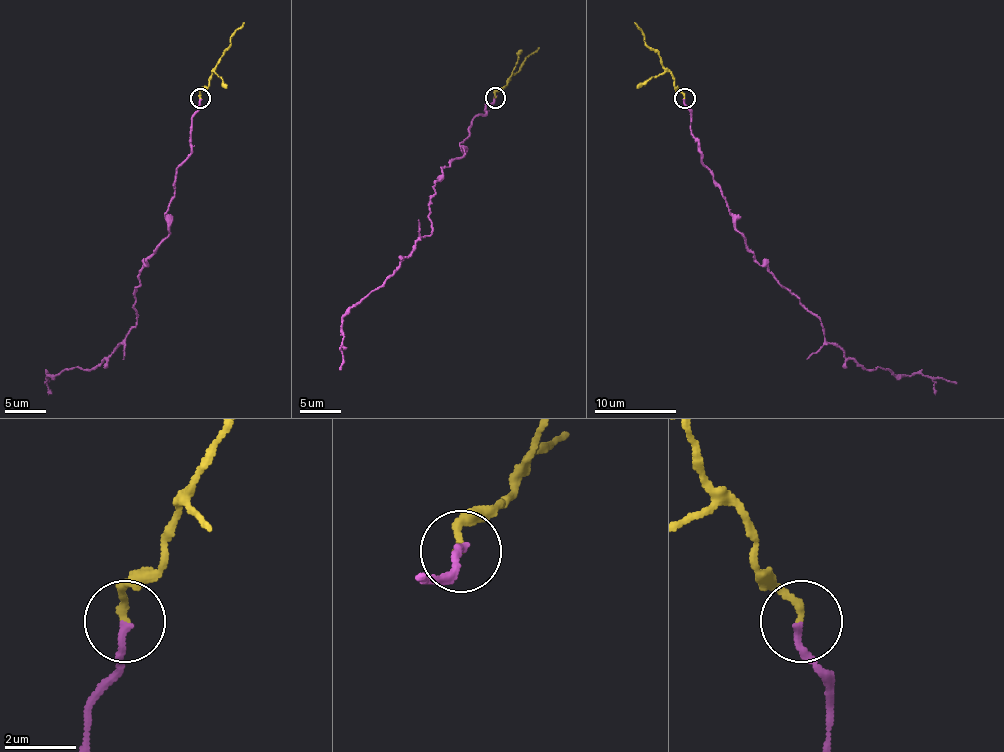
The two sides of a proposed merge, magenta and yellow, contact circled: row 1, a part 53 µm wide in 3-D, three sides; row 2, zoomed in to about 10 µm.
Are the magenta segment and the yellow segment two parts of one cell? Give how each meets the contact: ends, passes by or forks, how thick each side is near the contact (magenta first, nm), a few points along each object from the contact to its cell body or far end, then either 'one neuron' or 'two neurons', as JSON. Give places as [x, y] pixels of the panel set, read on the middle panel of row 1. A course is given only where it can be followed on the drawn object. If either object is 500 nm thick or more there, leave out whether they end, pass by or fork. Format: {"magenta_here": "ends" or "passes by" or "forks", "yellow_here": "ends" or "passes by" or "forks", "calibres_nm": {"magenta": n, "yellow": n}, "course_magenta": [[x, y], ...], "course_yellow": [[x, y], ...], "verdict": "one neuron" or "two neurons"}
{"magenta_here": "ends", "yellow_here": "ends", "calibres_nm": {"magenta": 200, "yellow": 190}, "course_magenta": [[496, 97], [471, 123], [461, 144], [463, 154], [434, 185], [428, 215], [432, 231], [347, 313], [339, 370]], "course_yellow": [[496, 97], [496, 93], [538, 48]], "verdict": "one neuron"}

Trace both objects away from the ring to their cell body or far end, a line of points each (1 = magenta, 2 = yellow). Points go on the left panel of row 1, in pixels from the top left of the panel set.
1: (201, 97), (168, 236), (139, 273), (137, 320), (109, 358), (48, 373), (44, 383)
2: (201, 97), (201, 91), (209, 85), (211, 71), (231, 42), (233, 32), (243, 22)

